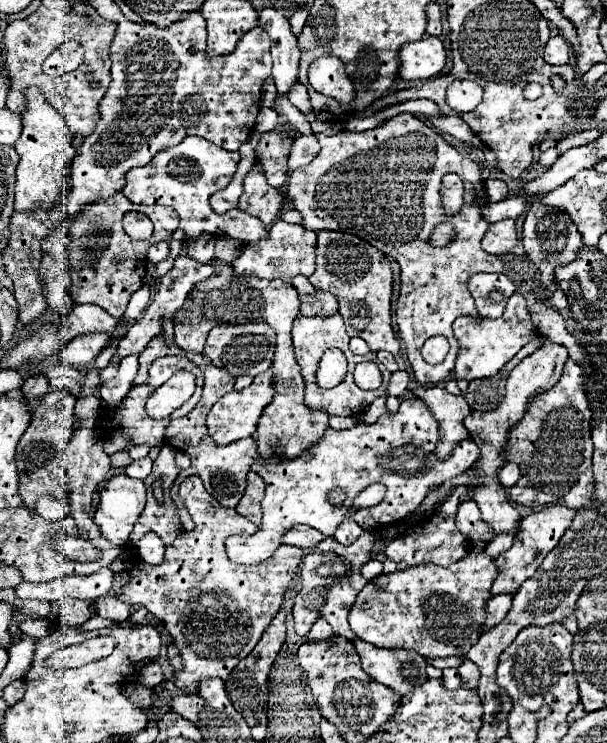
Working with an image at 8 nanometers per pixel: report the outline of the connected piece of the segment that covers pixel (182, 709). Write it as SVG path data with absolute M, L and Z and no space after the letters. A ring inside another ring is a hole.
M181 694L181 696L175 696L173 700L171 700L171 704L173 704L173 712L177 712L177 714L181 714L183 718L187 718L187 720L191 720L193 724L197 724L199 722L199 718L197 718L197 714L203 710L203 698L199 698L197 694Z

